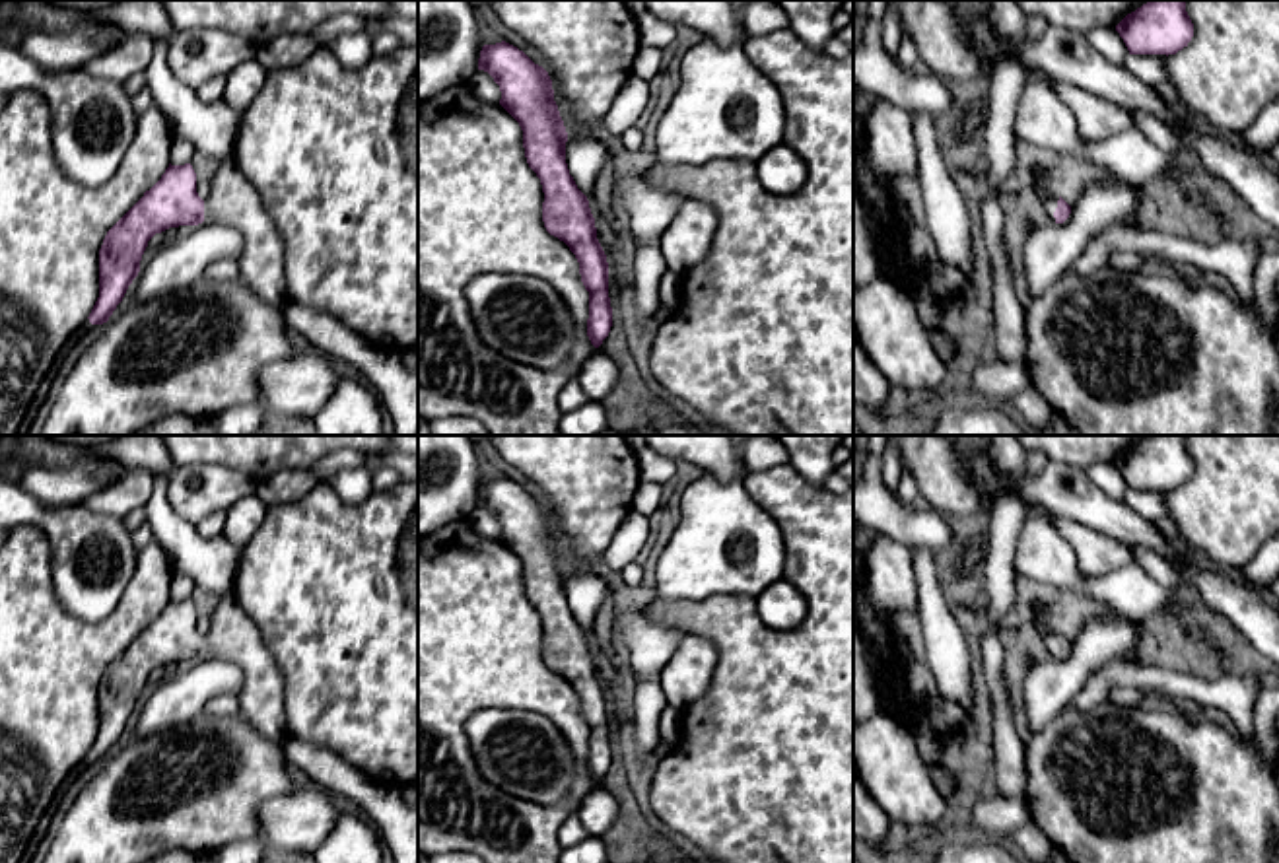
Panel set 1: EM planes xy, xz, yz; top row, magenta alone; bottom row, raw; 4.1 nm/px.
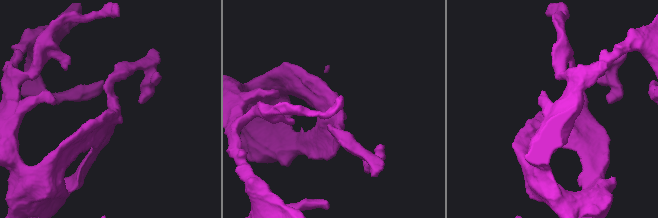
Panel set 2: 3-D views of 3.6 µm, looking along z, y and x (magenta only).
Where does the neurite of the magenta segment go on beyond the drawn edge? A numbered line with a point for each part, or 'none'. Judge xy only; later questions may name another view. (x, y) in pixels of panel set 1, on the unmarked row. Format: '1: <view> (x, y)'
1: xy (234, 636)

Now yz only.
1: yz (1048, 634)

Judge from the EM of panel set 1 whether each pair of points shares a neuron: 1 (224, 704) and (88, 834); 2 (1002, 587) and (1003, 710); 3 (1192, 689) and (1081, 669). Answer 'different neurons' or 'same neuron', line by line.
1: different neurons
2: same neuron
3: different neurons

